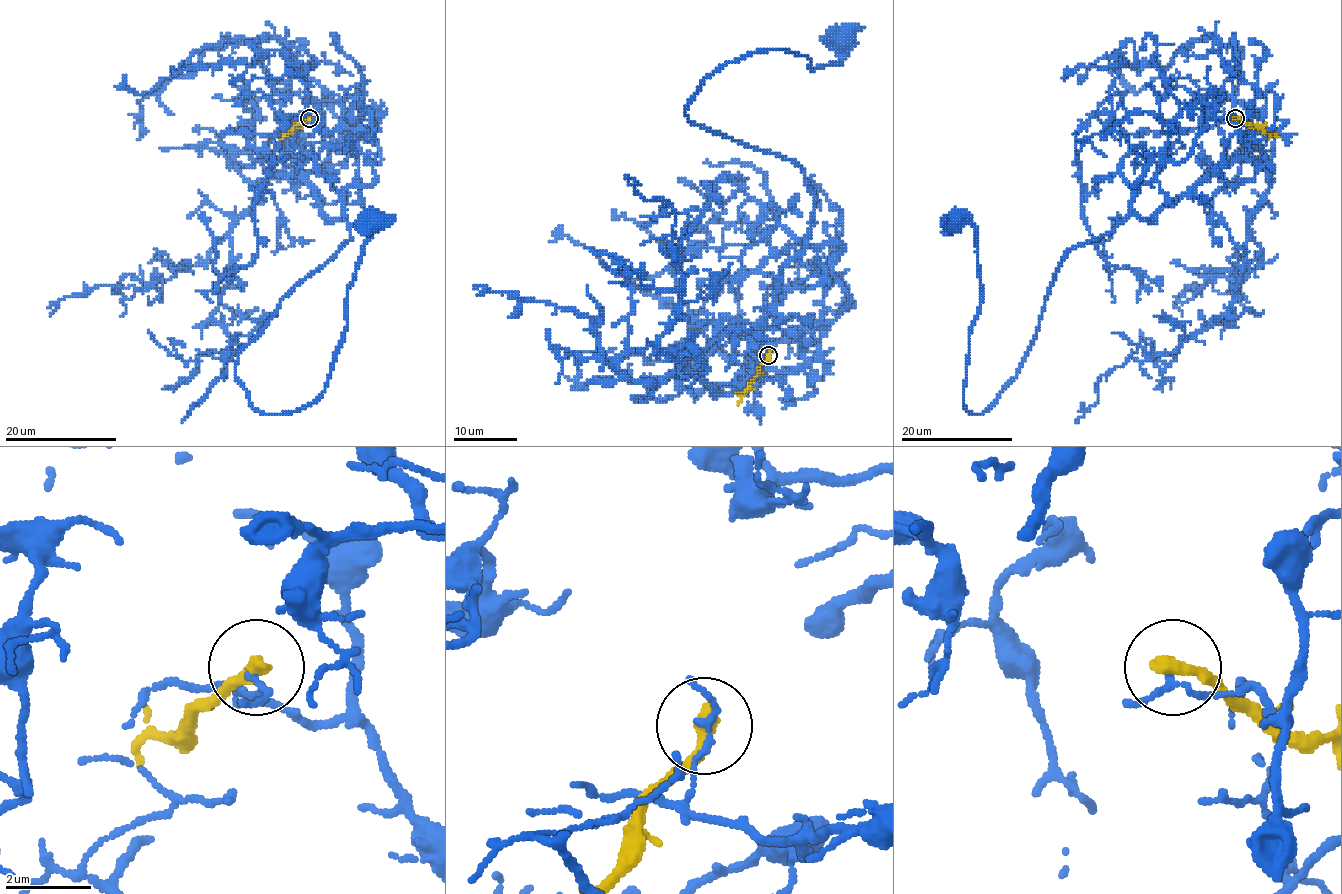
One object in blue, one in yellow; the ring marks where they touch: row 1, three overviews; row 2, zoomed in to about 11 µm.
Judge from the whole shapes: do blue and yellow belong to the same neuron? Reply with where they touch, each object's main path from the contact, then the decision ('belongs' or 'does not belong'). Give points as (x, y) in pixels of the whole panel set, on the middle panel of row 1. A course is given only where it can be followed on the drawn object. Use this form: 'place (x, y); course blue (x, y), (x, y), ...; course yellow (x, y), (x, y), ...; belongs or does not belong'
place (768, 355); course blue (769, 355), (750, 382), (710, 350), (821, 325), (814, 201), (685, 105), (844, 37); course yellow (769, 355), (739, 404); does not belong

